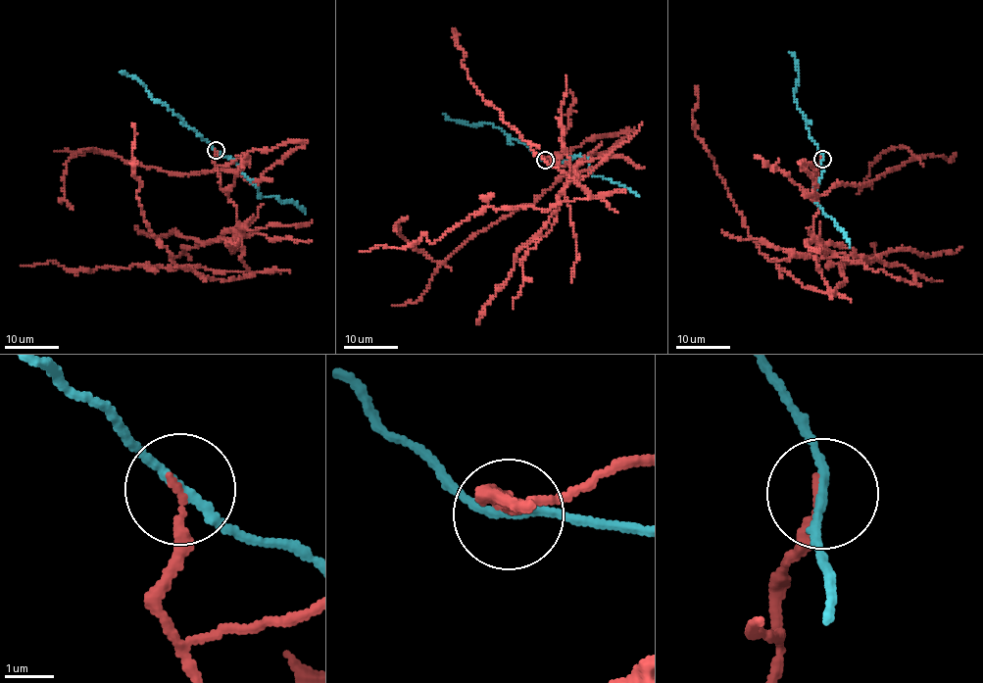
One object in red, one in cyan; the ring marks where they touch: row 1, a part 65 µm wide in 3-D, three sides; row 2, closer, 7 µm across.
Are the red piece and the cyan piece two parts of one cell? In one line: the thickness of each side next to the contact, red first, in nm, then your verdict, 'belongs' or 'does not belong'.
170/180 nm | does not belong

